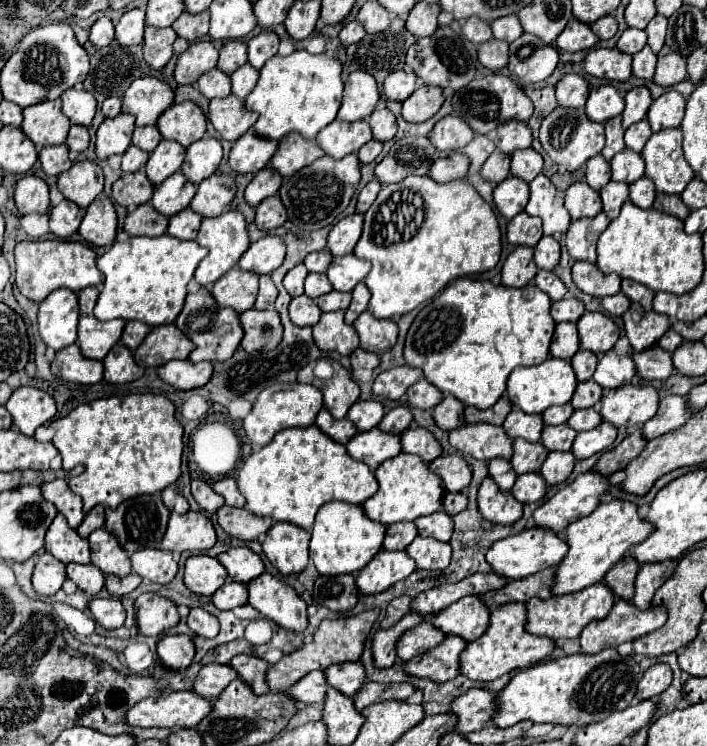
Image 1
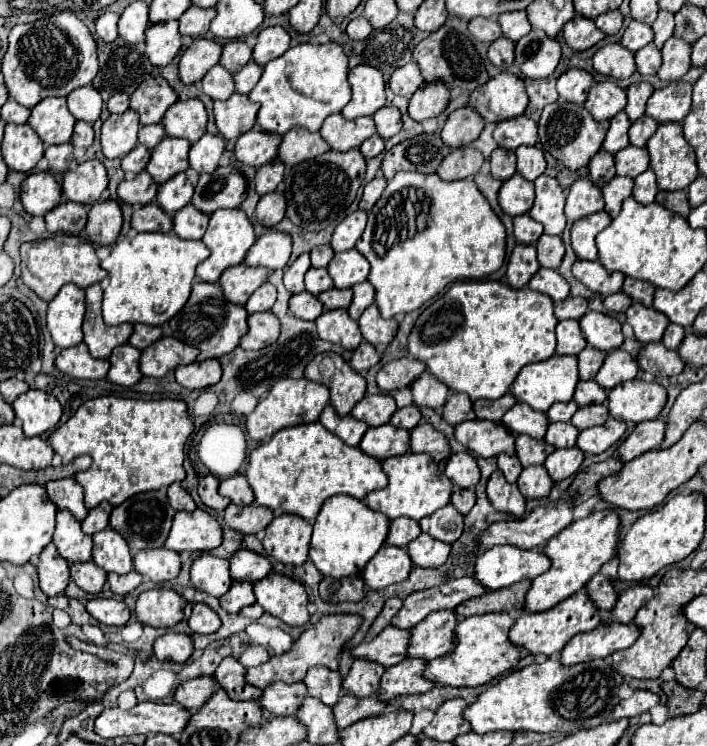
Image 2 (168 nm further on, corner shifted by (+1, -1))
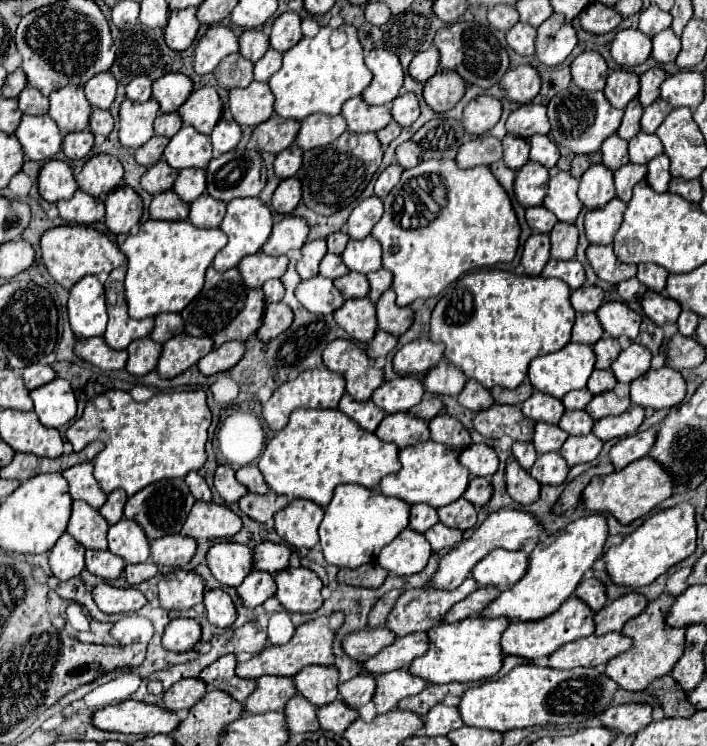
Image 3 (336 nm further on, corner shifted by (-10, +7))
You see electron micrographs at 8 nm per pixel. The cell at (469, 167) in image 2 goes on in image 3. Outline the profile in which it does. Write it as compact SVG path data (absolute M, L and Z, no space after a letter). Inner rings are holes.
M480 136L460 146L456 162L460 168L474 168L474 166L490 166L492 162L502 158L502 142L494 136Z

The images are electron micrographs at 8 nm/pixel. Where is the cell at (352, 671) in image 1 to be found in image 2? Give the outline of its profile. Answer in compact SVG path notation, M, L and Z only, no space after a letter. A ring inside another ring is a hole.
M313 666L313 668L309 668L303 682L309 688L309 696L321 698L329 706L335 706L337 700L341 698L343 678L339 672L333 672L329 668L321 668L321 666Z

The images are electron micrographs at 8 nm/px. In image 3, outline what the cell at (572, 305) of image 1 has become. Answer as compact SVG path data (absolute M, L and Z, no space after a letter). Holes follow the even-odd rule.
M582 286L572 292L572 306L580 306L576 312L596 312L604 302L604 292L598 286Z

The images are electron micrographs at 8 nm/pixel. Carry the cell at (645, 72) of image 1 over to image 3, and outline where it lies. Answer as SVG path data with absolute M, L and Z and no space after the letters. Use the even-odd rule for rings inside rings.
M666 28L662 30L660 34L656 34L652 38L652 44L654 44L654 50L652 50L652 56L666 64L666 62L674 62L678 52L680 52L680 38L672 32L672 28Z

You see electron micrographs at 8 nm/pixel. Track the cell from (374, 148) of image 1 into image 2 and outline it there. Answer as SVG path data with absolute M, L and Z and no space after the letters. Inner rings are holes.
M373 134L369 140L365 140L365 142L361 144L361 154L365 156L365 160L375 158L375 156L381 154L383 150L385 150L385 142L383 142L383 138L377 136L377 134Z

